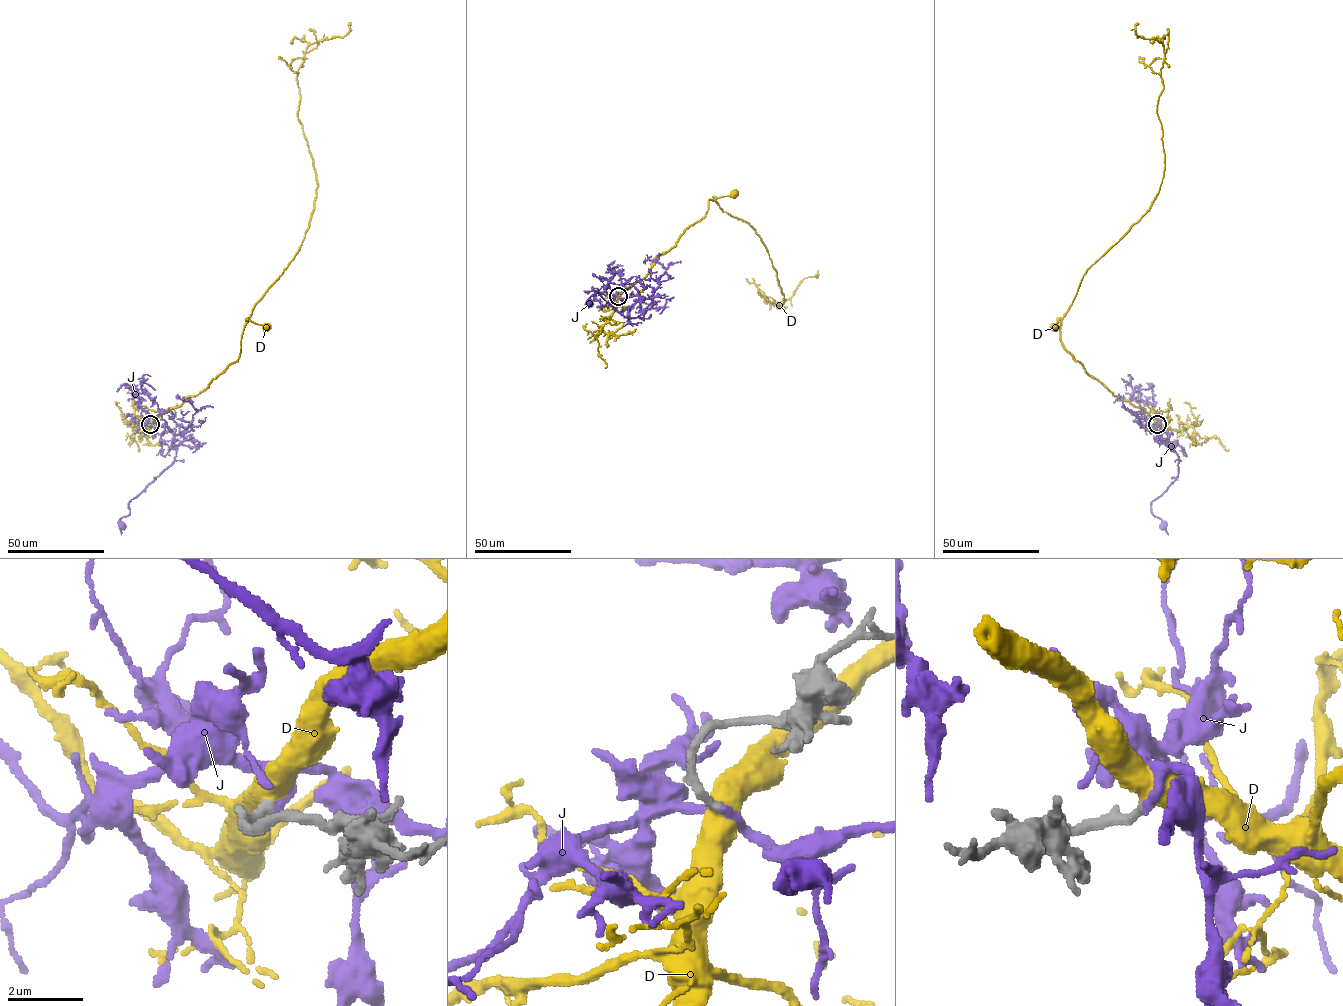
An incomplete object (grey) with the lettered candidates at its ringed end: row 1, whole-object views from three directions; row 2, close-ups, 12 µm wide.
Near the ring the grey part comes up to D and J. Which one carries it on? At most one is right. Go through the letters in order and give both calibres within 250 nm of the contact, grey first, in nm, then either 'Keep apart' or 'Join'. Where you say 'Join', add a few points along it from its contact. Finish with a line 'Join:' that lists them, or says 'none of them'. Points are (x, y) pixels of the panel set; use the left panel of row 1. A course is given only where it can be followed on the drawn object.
D: Thickness 280 nm (grey) against 600 nm. Keep apart
J: Thickness 280 nm (grey) against 220 nm. Join. Its course: (150, 424), (177, 434), (171, 443), (177, 447), (174, 461), (128, 502), (121, 527)
Join: J

